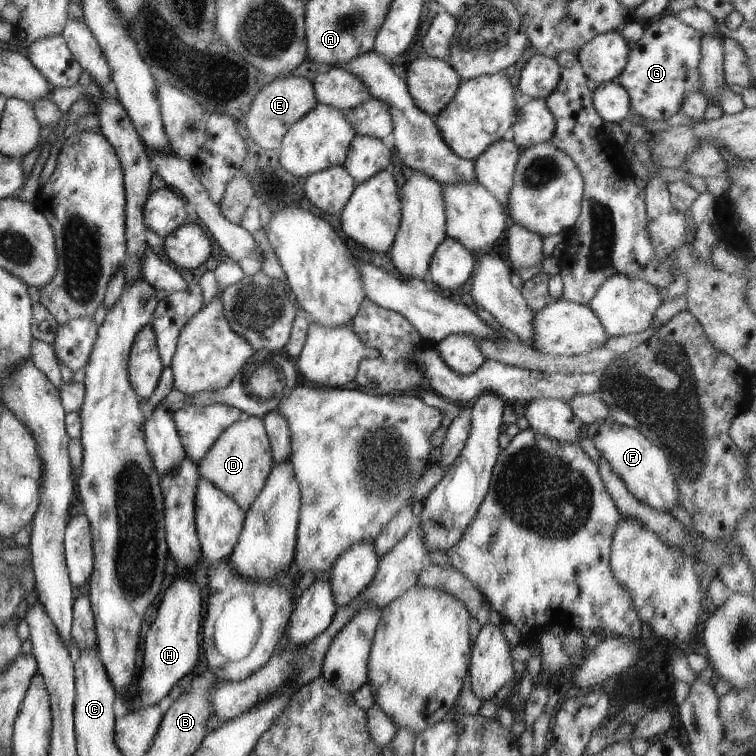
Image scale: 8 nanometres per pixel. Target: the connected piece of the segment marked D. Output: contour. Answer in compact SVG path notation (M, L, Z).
M245 417L235 421L215 439L198 462L198 473L230 496L245 512L264 485L274 462L268 436L260 417Z

